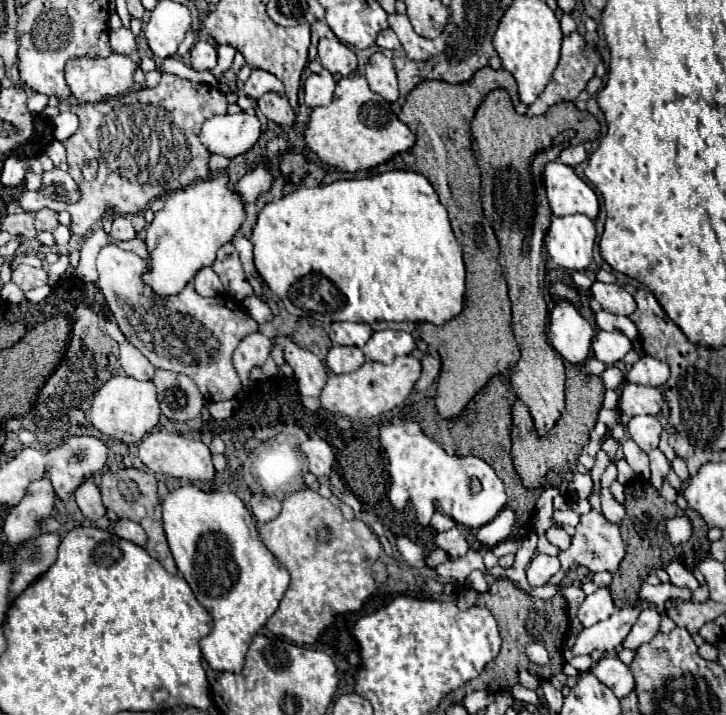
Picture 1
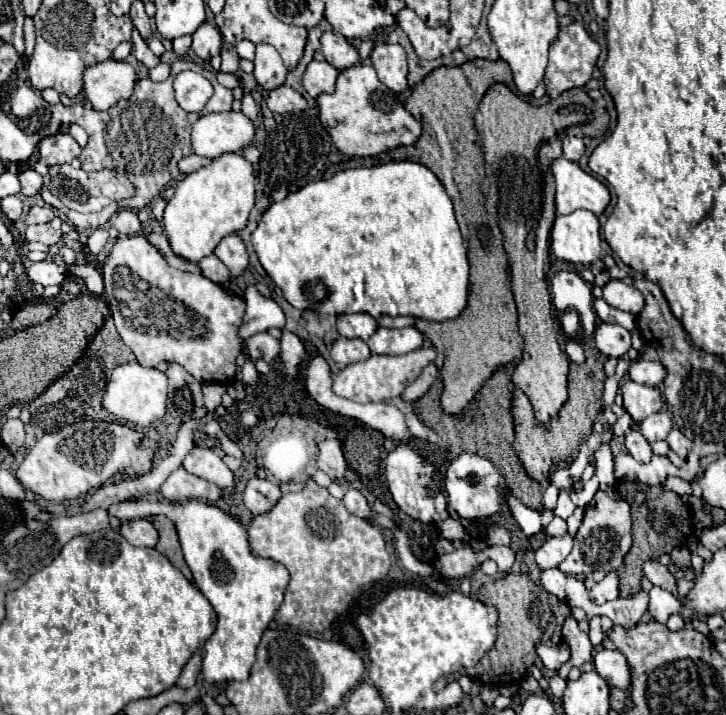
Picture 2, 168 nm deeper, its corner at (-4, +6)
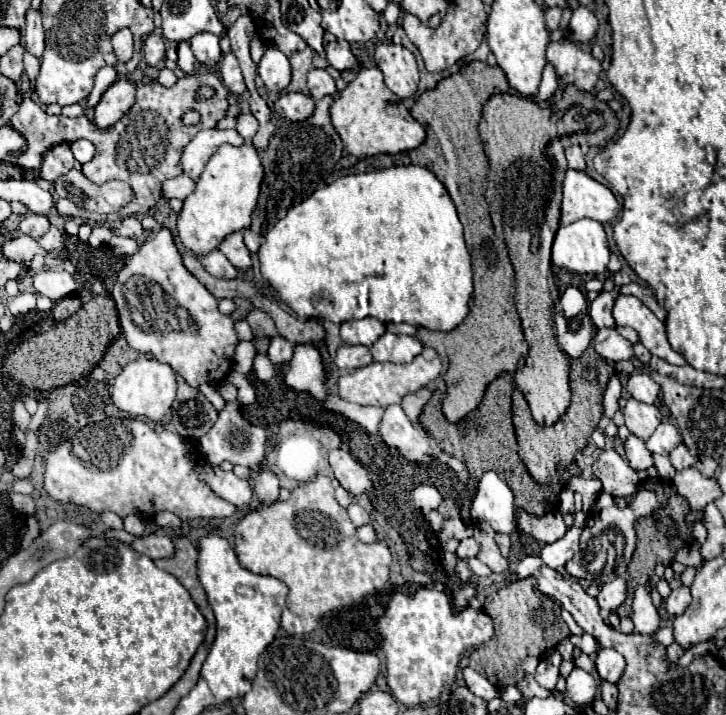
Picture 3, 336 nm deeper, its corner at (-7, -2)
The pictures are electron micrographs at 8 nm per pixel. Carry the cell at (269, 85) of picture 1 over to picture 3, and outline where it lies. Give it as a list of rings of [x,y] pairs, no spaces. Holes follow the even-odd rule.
[[[268,47],[262,61],[258,63],[258,75],[264,79],[266,89],[270,93],[280,93],[290,83],[290,61],[288,61],[288,57],[280,49]]]

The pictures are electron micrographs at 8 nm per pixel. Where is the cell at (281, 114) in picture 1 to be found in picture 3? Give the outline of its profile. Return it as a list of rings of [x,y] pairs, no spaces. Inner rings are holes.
[[[286,93],[280,95],[272,109],[288,121],[304,121],[314,113],[314,99],[310,95],[304,93]]]

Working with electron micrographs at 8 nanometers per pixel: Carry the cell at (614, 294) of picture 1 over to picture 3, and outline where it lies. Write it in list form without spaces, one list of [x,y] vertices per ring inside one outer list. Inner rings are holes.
[[[618,295],[612,315],[616,325],[632,327],[638,333],[640,343],[652,355],[666,359],[672,365],[686,365],[684,357],[670,347],[664,323],[640,299],[632,295]]]

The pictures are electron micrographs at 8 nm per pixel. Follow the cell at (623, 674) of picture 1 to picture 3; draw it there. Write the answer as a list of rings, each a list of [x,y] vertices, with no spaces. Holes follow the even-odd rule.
[[[600,649],[600,651],[598,651],[596,669],[598,669],[602,681],[618,683],[624,667],[626,667],[624,657],[622,657],[618,651],[614,651],[614,649]]]

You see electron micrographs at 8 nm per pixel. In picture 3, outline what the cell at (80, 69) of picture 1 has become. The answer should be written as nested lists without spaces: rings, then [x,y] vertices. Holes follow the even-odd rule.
[[[118,79],[110,89],[106,89],[100,103],[96,105],[94,123],[100,129],[112,127],[134,105],[134,93],[136,93],[136,89],[128,79]]]

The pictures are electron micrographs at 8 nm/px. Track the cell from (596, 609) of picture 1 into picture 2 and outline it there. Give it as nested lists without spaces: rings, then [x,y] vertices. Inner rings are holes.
[[[611,571],[605,575],[603,581],[599,581],[591,591],[589,591],[589,597],[595,605],[603,605],[607,601],[615,601],[619,597],[619,581],[617,581],[617,573]]]

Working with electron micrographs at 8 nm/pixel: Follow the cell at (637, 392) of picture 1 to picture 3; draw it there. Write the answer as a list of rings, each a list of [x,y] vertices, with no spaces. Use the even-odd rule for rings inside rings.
[[[628,399],[624,407],[624,417],[628,431],[642,441],[646,441],[662,421],[662,415],[654,405],[646,405],[636,399]]]

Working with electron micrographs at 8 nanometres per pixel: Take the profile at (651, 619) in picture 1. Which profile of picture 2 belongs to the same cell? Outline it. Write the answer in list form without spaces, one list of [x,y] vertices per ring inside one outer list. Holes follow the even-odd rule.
[[[653,587],[649,591],[649,615],[653,621],[657,623],[667,623],[669,615],[673,613],[679,613],[679,599],[675,599],[671,593],[667,593],[665,589],[661,587]]]

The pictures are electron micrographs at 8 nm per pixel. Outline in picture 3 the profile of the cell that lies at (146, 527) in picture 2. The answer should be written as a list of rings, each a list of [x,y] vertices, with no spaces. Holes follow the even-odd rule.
[[[158,533],[142,537],[142,539],[136,539],[132,543],[132,547],[138,553],[142,553],[142,555],[154,559],[154,561],[156,559],[166,559],[166,557],[174,555],[174,543],[172,543],[172,539],[168,535],[158,535]]]

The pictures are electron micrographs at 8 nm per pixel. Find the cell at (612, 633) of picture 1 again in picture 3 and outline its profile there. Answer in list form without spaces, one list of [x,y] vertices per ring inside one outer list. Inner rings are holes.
[[[540,661],[540,665],[536,667],[536,673],[534,673],[534,679],[540,683],[540,687],[554,691],[556,681],[558,681],[558,669],[546,661]]]

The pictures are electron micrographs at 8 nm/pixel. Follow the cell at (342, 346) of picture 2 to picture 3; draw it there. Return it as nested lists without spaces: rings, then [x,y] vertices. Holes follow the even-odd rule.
[[[342,345],[338,349],[338,355],[334,359],[334,363],[342,369],[342,371],[352,371],[358,367],[366,367],[372,363],[372,353],[368,347],[364,345]]]

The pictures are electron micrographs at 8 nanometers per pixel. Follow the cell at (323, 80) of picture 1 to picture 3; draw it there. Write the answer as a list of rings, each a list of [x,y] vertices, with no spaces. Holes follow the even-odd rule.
[[[312,69],[308,73],[308,89],[310,89],[310,95],[318,101],[322,99],[324,95],[334,95],[336,93],[336,85],[334,85],[334,79],[328,71],[324,69]]]

